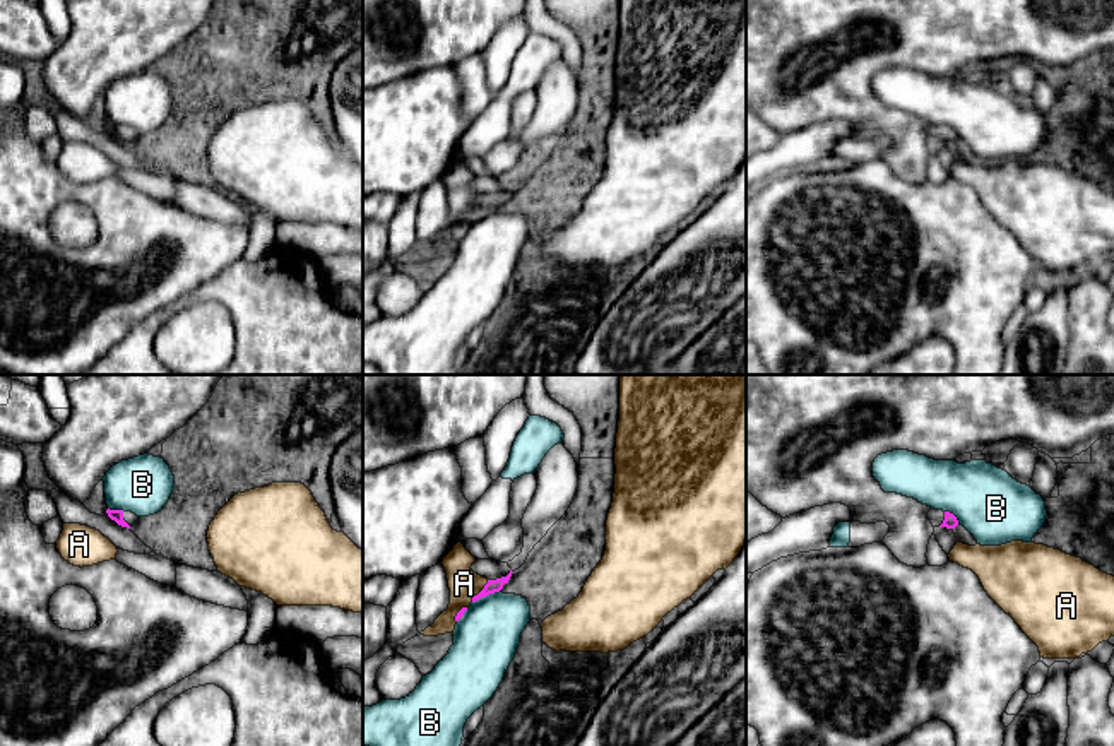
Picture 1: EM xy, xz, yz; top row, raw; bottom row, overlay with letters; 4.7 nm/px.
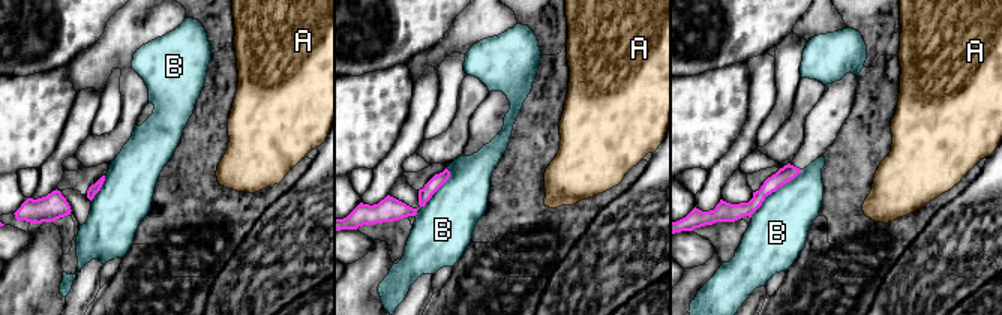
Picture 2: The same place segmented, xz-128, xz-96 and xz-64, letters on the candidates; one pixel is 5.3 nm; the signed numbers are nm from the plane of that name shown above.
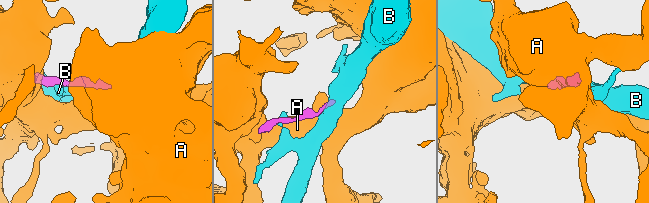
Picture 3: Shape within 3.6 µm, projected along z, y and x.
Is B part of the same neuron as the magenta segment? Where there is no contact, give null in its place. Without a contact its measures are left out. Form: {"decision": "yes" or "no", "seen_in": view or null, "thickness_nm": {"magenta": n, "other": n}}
{"decision": "no", "seen_in": "xz", "thickness_nm": {"magenta": 60, "other": 300}}

